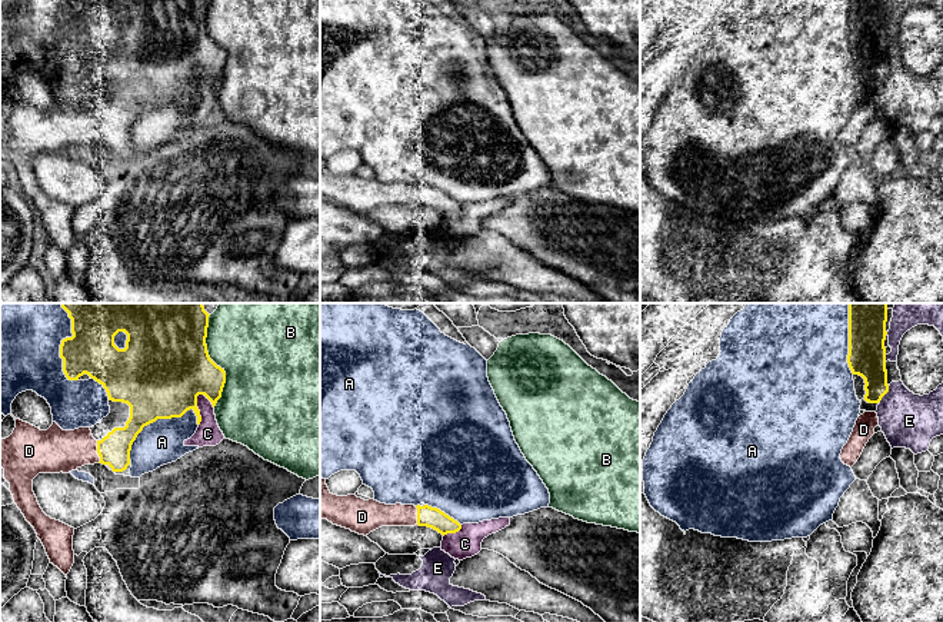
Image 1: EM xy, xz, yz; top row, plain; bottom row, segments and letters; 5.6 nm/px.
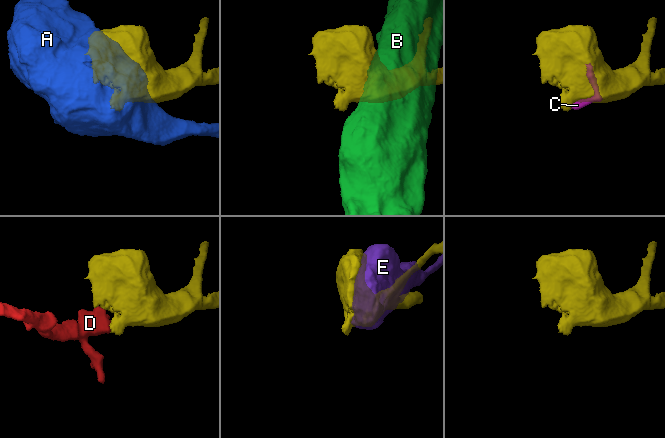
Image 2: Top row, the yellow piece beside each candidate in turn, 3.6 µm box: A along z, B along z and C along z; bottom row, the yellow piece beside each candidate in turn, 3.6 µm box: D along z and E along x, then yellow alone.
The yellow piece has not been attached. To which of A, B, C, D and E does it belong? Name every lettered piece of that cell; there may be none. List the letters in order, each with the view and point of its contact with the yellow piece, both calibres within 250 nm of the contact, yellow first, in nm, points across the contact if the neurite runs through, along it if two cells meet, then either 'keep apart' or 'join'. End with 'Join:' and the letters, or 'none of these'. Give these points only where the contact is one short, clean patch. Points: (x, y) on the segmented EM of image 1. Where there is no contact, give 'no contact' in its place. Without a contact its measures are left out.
A: xy (153, 421) | 460/240 nm | keep apart
B: xy (212, 361) | 480/460 nm | keep apart
C: xy (197, 408) | 420/140 nm | keep apart
D: xy (97, 452) | 180/260 nm | join
E: yz (886, 392) | 220/300 nm | keep apart
Join: D

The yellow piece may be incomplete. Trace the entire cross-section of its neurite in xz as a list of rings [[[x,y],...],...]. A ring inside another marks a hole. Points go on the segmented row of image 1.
[[[320,478],[320,518],[364,536],[381,526],[419,525],[431,528],[443,536],[461,529],[457,520],[429,505],[386,505],[356,495],[333,495],[323,478]]]

